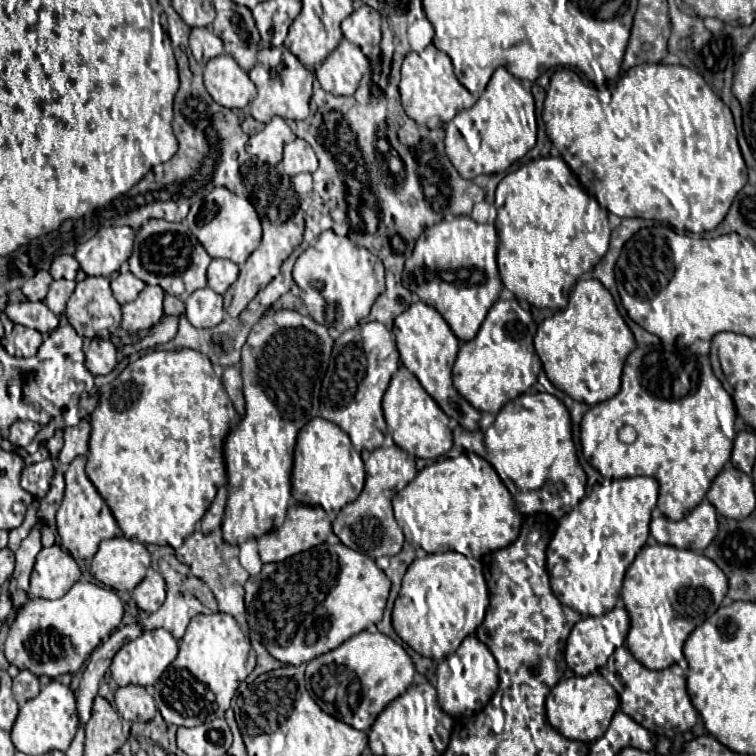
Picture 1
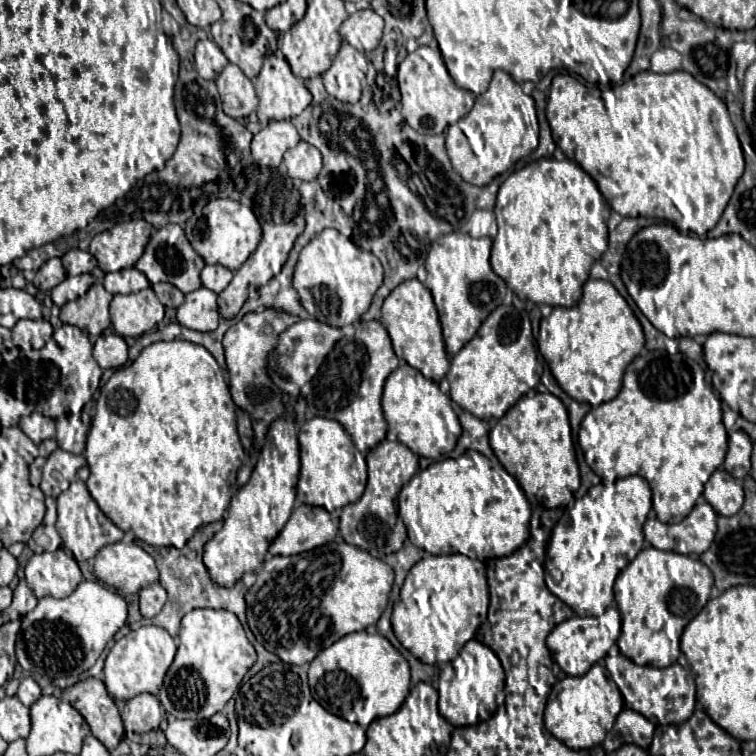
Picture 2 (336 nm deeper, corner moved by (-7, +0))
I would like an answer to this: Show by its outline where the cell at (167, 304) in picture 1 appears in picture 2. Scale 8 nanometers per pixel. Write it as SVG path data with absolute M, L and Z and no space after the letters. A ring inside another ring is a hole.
M168 282L154 284L152 290L156 292L156 298L158 298L164 306L168 306L168 308L178 308L178 306L184 302L184 294L182 294L176 286L172 286L172 284L168 284Z

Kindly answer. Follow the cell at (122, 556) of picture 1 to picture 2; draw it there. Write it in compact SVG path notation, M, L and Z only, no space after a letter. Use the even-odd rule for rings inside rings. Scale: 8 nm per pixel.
M116 542L116 544L104 546L96 554L94 576L104 584L114 586L120 594L136 594L142 588L146 588L158 580L158 568L154 564L154 558L148 552L144 552L136 542L130 542L130 544Z

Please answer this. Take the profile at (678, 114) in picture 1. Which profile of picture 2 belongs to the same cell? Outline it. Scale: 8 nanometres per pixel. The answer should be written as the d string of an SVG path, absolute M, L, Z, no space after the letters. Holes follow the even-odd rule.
M646 70L638 72L624 84L590 88L568 74L558 74L550 86L546 116L554 142L570 160L576 160L576 164L580 164L580 168L584 168L584 172L596 180L596 184L600 184L604 200L620 216L670 220L680 232L704 236L720 220L734 186L744 172L742 146L730 122L726 104L710 88L694 80L694 76L684 70L670 74L654 74ZM648 104L654 104L654 108ZM644 136L646 146L638 146L636 140L644 140Z

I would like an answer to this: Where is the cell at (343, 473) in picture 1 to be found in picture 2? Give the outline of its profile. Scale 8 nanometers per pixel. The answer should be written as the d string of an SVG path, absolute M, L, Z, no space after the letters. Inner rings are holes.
M312 418L300 426L300 478L296 498L310 506L322 506L328 512L356 502L367 484L366 457L354 444L348 432L328 418Z

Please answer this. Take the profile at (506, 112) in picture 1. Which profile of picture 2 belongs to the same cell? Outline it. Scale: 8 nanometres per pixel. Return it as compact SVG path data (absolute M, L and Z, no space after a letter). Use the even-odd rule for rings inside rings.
M494 72L490 88L476 98L470 112L472 118L464 116L452 124L446 134L446 150L452 166L466 182L484 186L538 147L539 124L535 102L531 96L522 92L520 84L516 84L506 72Z

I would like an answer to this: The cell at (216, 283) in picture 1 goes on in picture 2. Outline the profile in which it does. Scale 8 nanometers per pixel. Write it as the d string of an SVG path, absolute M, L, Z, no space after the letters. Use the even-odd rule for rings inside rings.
M206 266L202 272L200 272L200 278L202 278L202 286L220 294L232 280L232 272L224 266Z

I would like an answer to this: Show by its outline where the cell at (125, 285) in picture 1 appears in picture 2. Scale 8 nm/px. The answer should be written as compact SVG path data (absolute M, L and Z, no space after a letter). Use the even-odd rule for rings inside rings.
M136 268L110 272L104 276L102 284L110 294L132 294L132 292L140 292L150 286L148 278L142 272L138 272Z

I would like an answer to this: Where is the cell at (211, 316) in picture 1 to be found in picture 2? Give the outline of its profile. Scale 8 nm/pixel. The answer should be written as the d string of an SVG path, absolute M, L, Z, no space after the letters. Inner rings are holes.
M198 288L186 294L184 304L176 312L176 320L190 330L212 332L220 320L216 294L208 288Z

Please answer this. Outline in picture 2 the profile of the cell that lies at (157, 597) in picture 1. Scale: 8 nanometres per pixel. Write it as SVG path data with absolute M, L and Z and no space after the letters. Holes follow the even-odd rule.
M154 582L148 588L140 590L140 614L144 618L156 616L162 610L164 602L166 602L166 590L162 588L160 582Z

